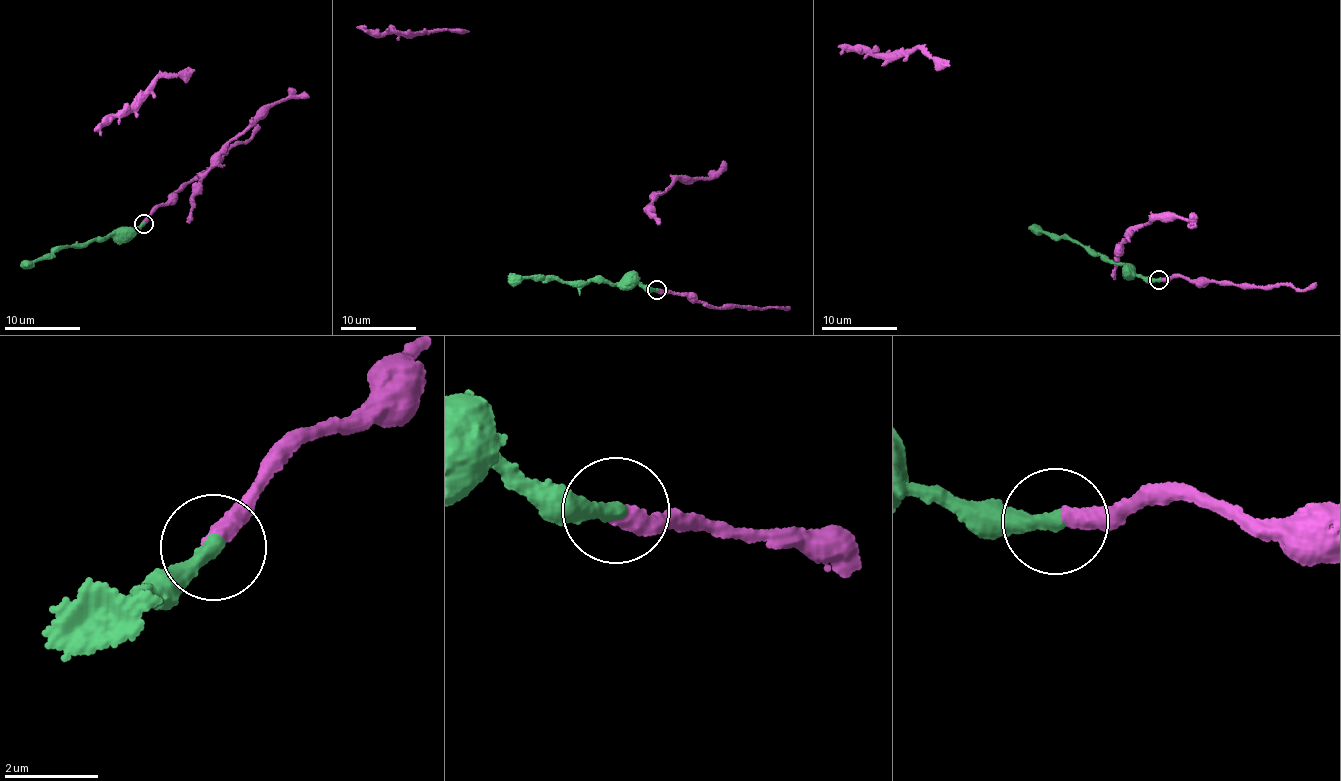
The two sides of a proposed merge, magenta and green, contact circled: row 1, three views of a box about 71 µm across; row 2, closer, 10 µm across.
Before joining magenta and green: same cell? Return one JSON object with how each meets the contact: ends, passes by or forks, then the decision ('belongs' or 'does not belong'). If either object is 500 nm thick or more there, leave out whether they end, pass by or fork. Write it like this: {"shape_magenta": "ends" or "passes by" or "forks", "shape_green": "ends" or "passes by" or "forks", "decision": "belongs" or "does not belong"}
{"shape_magenta": "ends", "shape_green": "ends", "decision": "belongs"}

